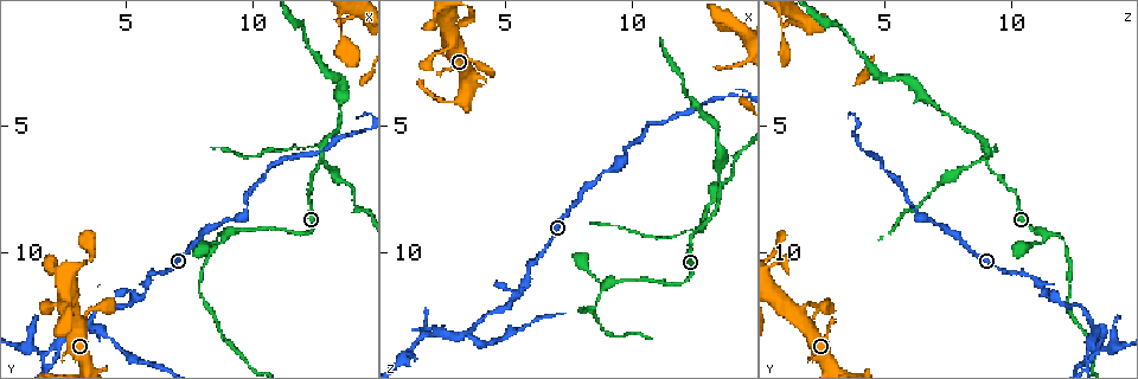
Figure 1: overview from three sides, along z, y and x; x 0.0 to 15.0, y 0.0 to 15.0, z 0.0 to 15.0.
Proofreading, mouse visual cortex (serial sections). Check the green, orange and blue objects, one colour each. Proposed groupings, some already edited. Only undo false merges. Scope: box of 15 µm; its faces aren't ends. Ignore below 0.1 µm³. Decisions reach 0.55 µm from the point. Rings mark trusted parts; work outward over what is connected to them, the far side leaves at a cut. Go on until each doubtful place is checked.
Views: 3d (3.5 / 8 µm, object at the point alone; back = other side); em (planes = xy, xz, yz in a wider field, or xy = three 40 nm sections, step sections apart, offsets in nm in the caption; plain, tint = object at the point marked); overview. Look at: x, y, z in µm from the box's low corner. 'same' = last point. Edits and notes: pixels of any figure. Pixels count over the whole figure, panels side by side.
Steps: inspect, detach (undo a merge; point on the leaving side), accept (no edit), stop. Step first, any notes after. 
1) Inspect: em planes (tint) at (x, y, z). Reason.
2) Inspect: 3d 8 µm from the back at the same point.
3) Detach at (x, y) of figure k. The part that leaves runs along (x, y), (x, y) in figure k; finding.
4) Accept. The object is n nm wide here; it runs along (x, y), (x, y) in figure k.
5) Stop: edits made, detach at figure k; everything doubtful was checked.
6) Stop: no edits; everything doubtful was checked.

Inspect: 3d 3.5 µm from the back at (5.7, 11.6, 11.4). Thin neck.

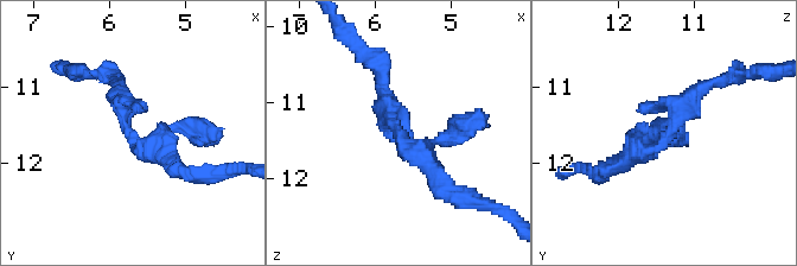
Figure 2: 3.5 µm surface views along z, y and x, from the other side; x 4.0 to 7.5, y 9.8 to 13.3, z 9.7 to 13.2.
Inspect: em xy step 3 (tint) at (5.70, 11.60, 11.35). Shape alone is not enough.

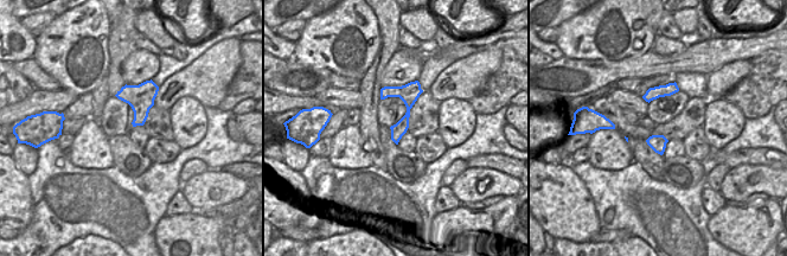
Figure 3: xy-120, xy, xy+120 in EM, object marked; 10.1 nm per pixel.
Inspect: em xy step 1 (tint) at the same point. Another direction.

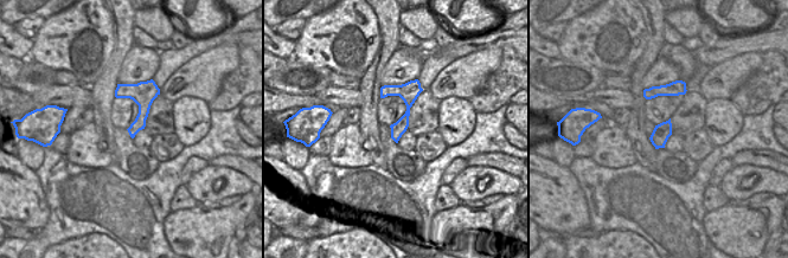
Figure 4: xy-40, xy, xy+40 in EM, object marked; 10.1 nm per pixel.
Accept. It runs along (416, 83), (396, 137) in figure 4; continuous, no second cell.

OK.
Inspect: 3d 3.5 µm at (3.6, 12.8, 13.2). Sharp bend.

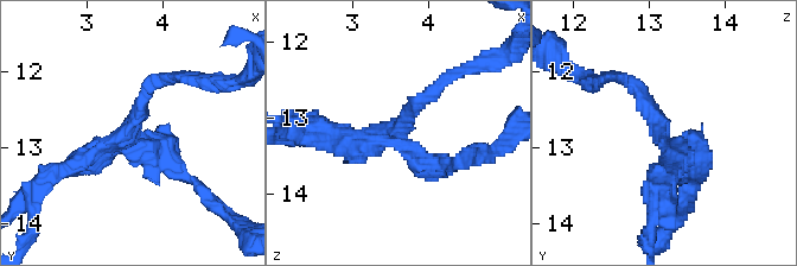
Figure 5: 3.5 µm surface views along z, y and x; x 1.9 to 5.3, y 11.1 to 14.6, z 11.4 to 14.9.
Inspect: em xy step 3 (tint) at (3.55, 12.85, 13.15). 3 arms meet here; the arms are 200, 250, 300 nm wide.

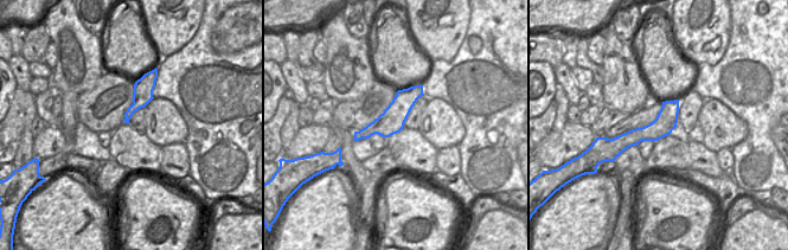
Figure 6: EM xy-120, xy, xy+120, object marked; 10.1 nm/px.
Inspect: em xy step 2 (tint) at the same point.

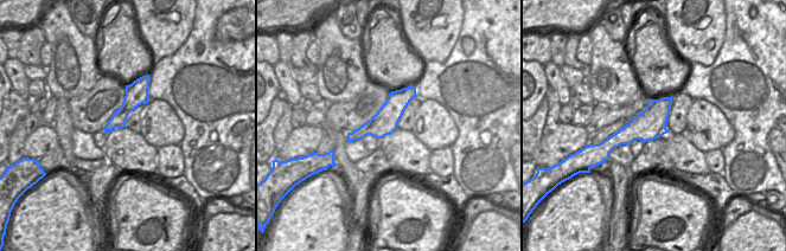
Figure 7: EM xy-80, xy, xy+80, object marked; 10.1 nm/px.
Accept. The object is 260 nm wide here; it runs along (411, 89), (374, 127), (350, 137) in figure 7; all the same cell.

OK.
Inspect: 3d 3.5 µm at (1.8, 13.9, 13.2). A fork.

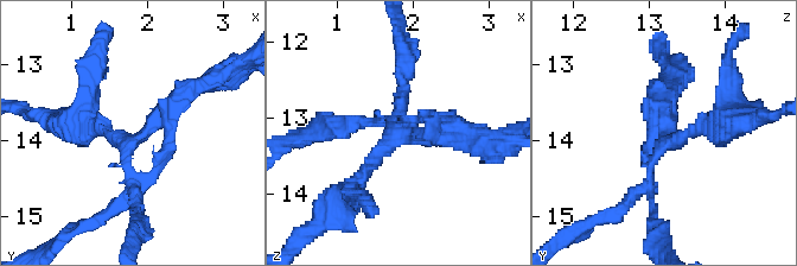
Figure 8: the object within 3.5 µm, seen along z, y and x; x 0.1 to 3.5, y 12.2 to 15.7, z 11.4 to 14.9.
Inspect: em xy step 1 (tint) at (1.80, 14.00, 13.30). 3 arms meet here; the arms are 150, 200, 250 nm wide.

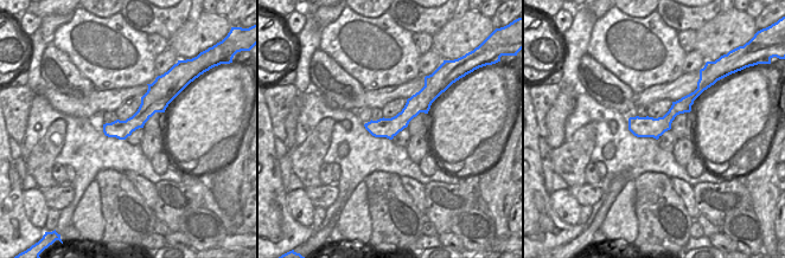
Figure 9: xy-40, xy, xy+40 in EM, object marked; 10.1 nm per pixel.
Accept. It runs along (457, 125), (399, 137), (346, 191) in figure 8; one cell here.

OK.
Inspect: 3d 3.5 µm at (12.6, 6.4, 9.0).

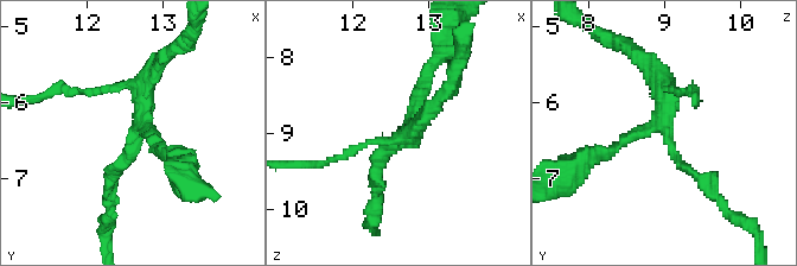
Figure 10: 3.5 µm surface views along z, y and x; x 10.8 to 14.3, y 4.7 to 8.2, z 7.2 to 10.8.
Inspect: em xy step 2 (tint) at (12.70, 6.30, 9.05). 3 arms meet here; the arms are 150, 150, 250 nm wide.

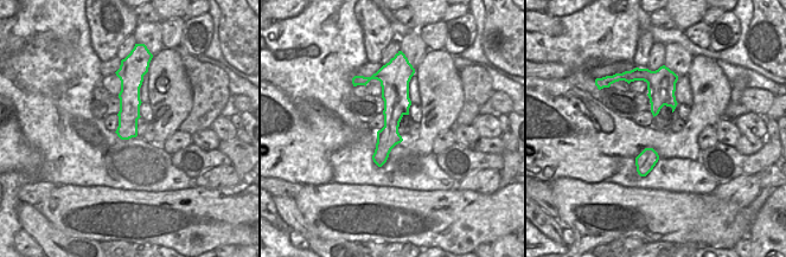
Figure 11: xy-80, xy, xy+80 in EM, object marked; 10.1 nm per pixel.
Accept. Continuous, no second cell.

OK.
Stop: no edits; everything doubtful was checked.

